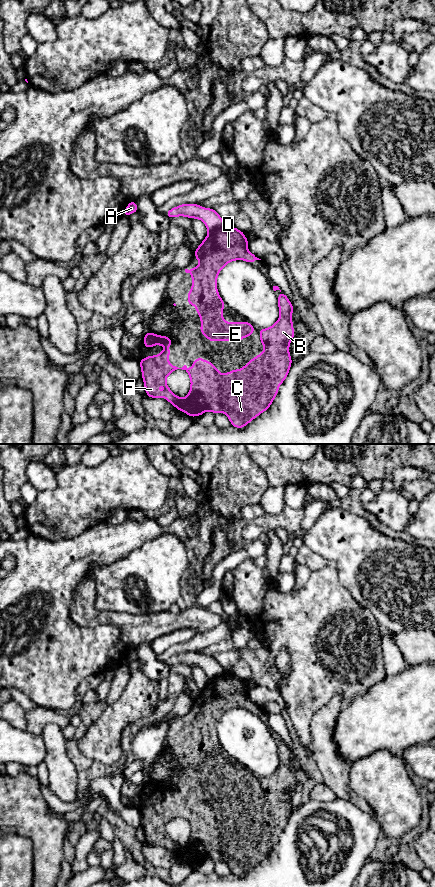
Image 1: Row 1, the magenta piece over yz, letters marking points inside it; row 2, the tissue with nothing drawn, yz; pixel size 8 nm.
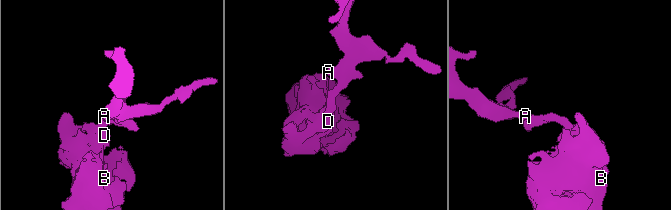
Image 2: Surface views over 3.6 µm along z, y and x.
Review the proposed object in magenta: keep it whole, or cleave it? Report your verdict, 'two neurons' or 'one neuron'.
two neurons

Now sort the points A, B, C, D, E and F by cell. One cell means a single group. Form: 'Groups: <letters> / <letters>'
Groups: A / B C D E F

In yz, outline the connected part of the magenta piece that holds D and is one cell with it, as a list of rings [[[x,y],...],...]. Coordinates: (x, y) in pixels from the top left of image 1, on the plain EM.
[[[223,673],[209,679],[207,685],[195,698],[199,714],[186,721],[192,722],[192,738],[188,740],[188,752],[196,754],[200,763],[200,780],[209,789],[241,789],[249,785],[255,776],[247,769],[224,770],[224,749],[216,736],[220,718],[229,710],[244,708],[253,711],[261,708],[247,698],[248,688],[240,678]]]

